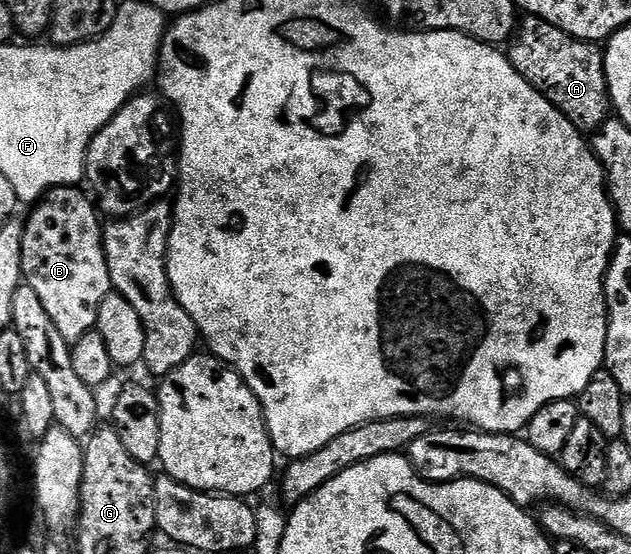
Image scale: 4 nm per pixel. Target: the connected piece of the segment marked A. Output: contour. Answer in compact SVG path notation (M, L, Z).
M527 16L519 24L508 45L508 56L512 67L524 75L527 83L540 95L548 98L559 111L583 134L593 134L605 121L611 120L612 106L610 104L610 88L606 78L606 59L601 44L593 41L581 41L556 27L552 23L542 21L538 17Z

